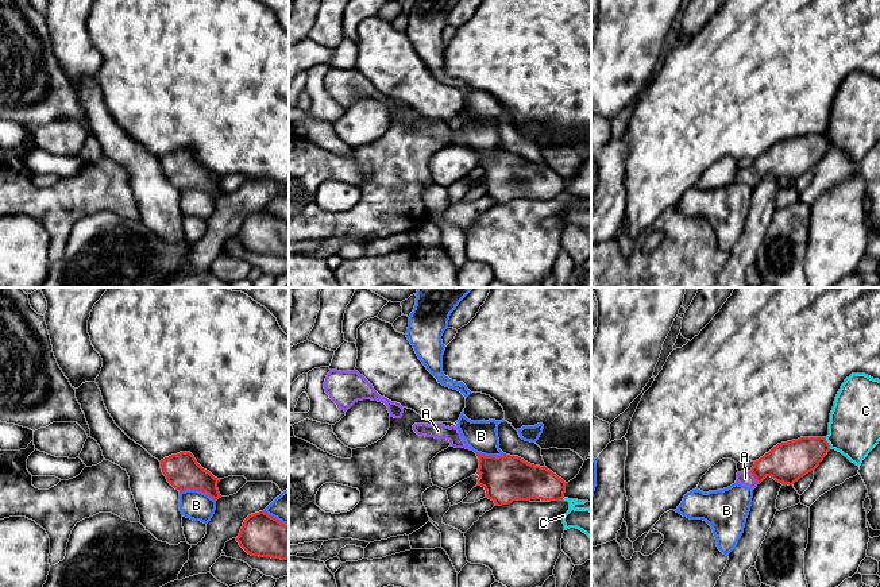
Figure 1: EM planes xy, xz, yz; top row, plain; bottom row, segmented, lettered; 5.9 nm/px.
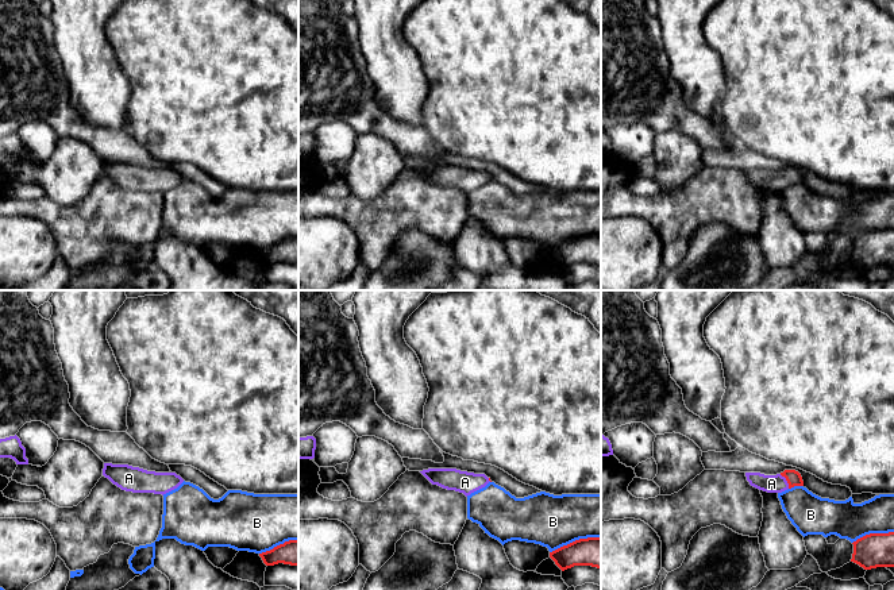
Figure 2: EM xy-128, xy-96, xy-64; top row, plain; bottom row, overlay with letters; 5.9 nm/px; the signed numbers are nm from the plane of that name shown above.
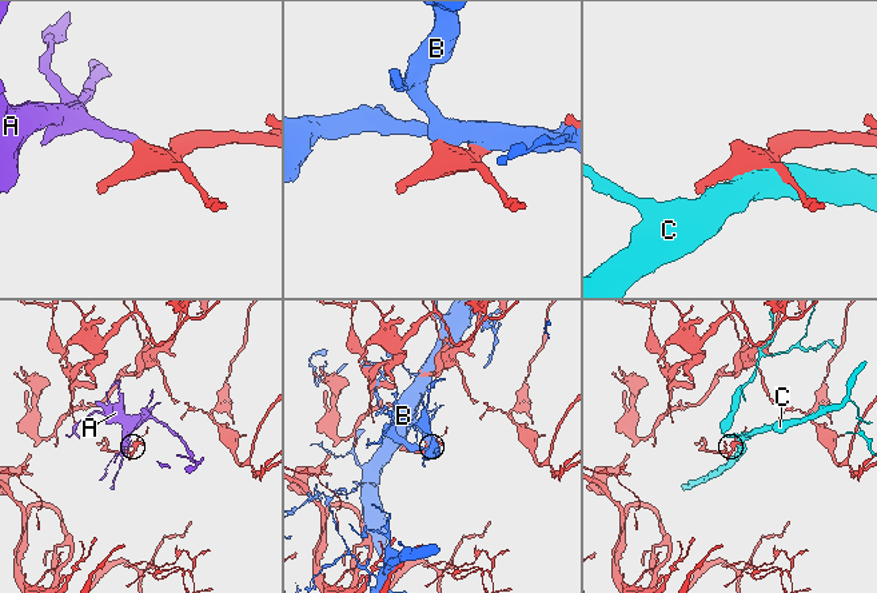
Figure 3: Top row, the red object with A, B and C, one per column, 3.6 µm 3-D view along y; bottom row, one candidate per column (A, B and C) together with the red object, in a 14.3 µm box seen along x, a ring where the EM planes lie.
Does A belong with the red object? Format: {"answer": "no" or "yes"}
{"answer": "yes"}

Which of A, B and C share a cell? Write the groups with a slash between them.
A / B / C

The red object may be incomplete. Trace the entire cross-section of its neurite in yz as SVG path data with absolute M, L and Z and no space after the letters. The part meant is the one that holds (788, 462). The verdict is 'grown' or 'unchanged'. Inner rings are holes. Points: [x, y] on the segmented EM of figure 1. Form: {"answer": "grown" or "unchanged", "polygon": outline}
{"answer": "grown", "polygon": "M800 437L777 444L754 462L750 471L737 472L736 483L754 490L767 476L792 486L814 471L830 451L825 437Z"}

